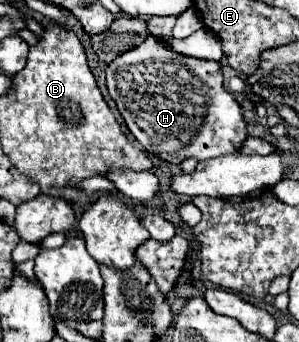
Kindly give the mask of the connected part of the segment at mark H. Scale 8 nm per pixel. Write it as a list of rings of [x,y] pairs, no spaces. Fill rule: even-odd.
[[[148,36],[132,50],[116,56],[106,68],[106,86],[132,136],[144,146],[146,152],[152,152],[166,162],[180,164],[190,156],[208,160],[222,154],[236,154],[240,142],[248,136],[240,104],[230,92],[224,90],[220,64],[182,56],[170,50],[162,38]]]

